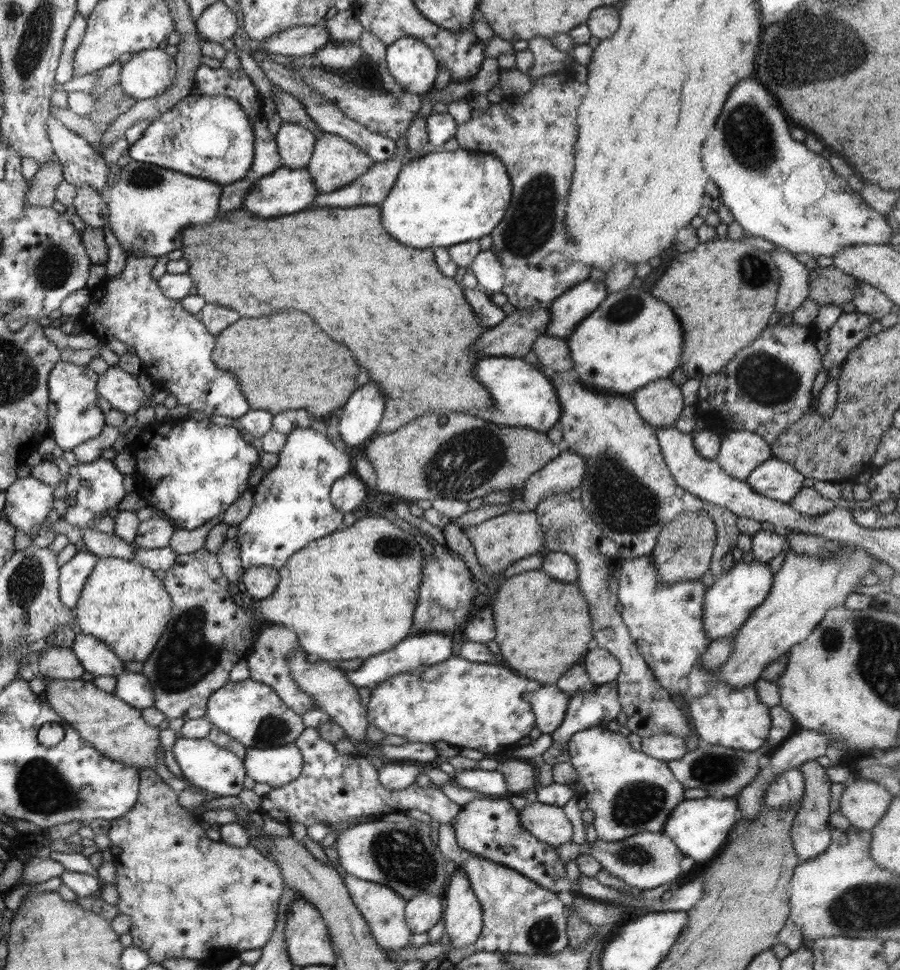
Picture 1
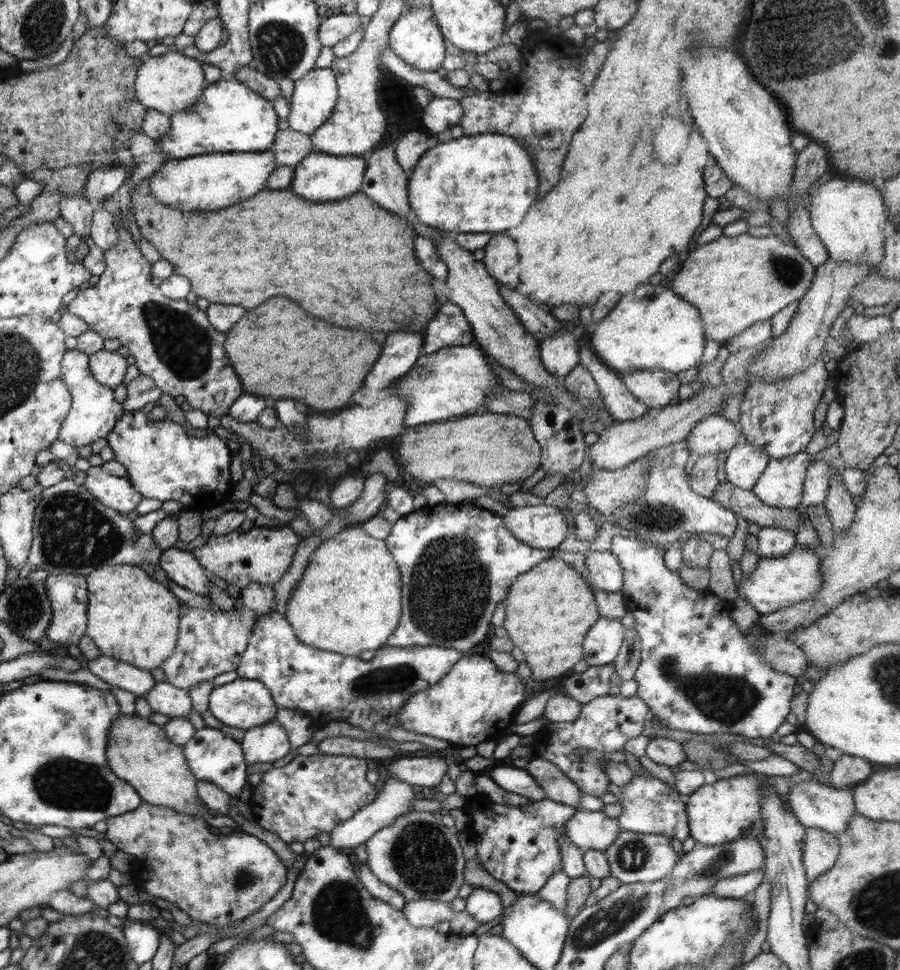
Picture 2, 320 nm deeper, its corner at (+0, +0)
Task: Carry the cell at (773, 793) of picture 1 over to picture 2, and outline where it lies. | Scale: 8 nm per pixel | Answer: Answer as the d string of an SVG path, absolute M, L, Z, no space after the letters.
M815 777L791 786L787 792L787 803L790 812L806 828L818 828L834 835L844 832L851 818L857 814L851 789L832 788L829 784L820 783Z

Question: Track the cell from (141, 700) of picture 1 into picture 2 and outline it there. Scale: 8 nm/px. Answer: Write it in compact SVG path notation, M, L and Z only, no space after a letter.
M156 682L146 696L142 696L154 712L174 717L185 717L193 711L192 697L185 689L177 688L168 682Z

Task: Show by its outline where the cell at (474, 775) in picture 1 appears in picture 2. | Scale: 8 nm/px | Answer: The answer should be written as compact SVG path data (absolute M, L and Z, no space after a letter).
M493 765L488 774L500 788L508 792L525 796L532 801L546 799L546 792L526 769Z

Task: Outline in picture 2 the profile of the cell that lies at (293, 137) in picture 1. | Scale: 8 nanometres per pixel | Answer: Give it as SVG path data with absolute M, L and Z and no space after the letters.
M316 68L295 81L288 122L290 129L310 135L330 118L338 98L337 76L331 68Z

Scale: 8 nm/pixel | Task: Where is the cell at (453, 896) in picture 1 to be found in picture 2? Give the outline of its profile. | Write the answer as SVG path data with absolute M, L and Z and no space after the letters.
M482 886L474 888L472 894L465 899L466 911L481 924L486 924L498 918L505 908L496 892Z

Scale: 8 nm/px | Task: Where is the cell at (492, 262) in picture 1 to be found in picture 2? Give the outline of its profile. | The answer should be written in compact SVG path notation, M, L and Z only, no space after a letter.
M493 233L484 247L486 270L502 284L515 287L519 283L519 252L516 241L505 233Z

